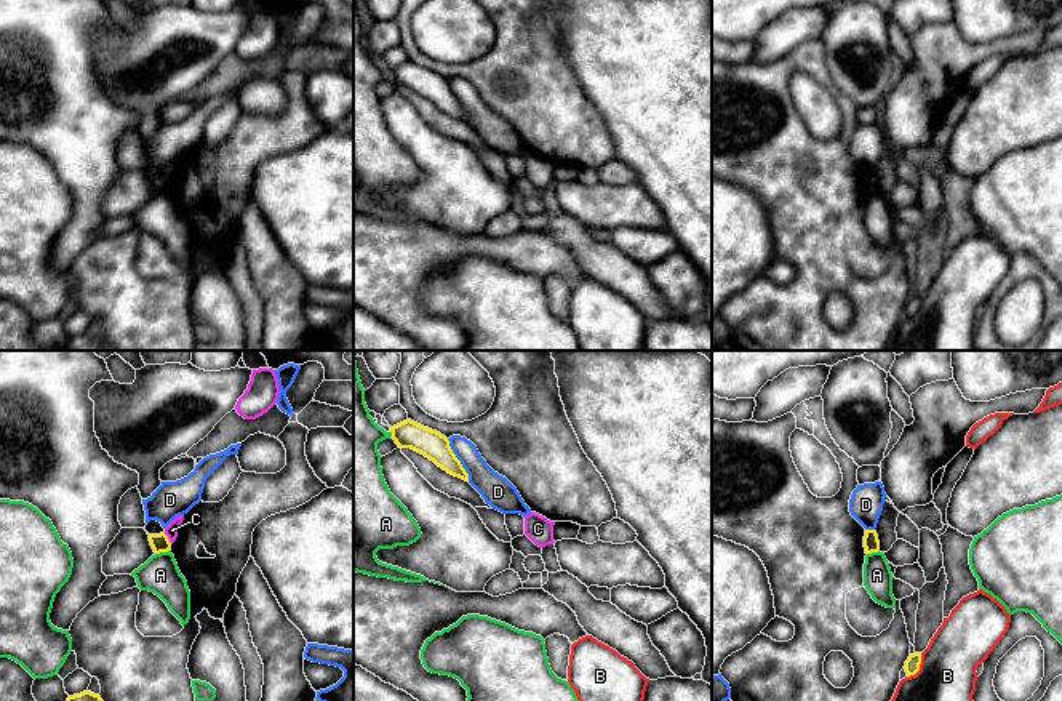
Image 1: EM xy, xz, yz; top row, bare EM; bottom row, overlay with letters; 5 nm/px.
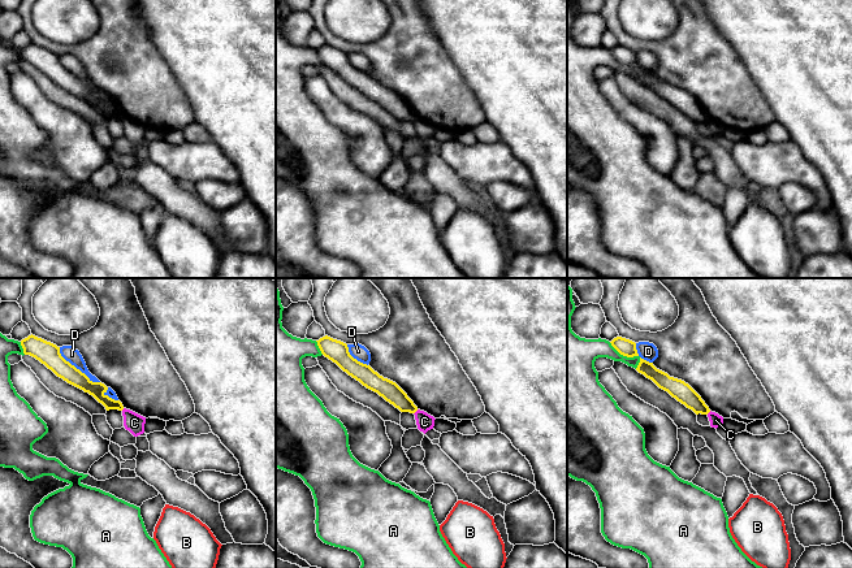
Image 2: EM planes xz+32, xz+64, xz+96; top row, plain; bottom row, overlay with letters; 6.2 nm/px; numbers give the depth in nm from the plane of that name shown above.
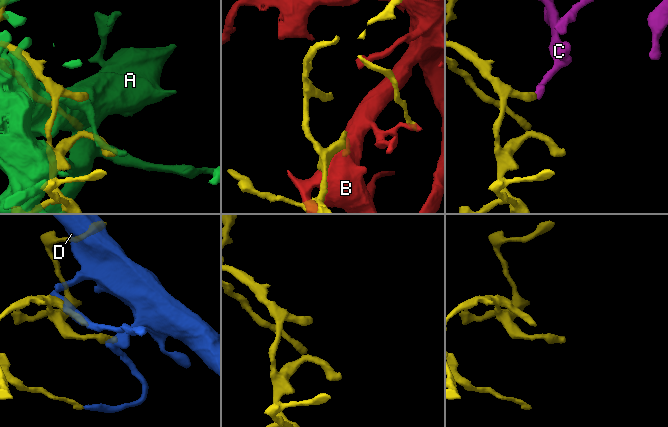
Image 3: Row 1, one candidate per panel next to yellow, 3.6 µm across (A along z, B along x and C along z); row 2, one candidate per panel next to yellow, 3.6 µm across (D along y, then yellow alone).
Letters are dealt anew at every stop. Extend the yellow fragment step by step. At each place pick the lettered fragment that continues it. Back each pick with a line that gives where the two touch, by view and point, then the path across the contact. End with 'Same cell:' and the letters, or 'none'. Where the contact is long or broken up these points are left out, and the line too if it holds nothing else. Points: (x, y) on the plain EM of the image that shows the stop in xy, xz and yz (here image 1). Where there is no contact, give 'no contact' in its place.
Same cell: none

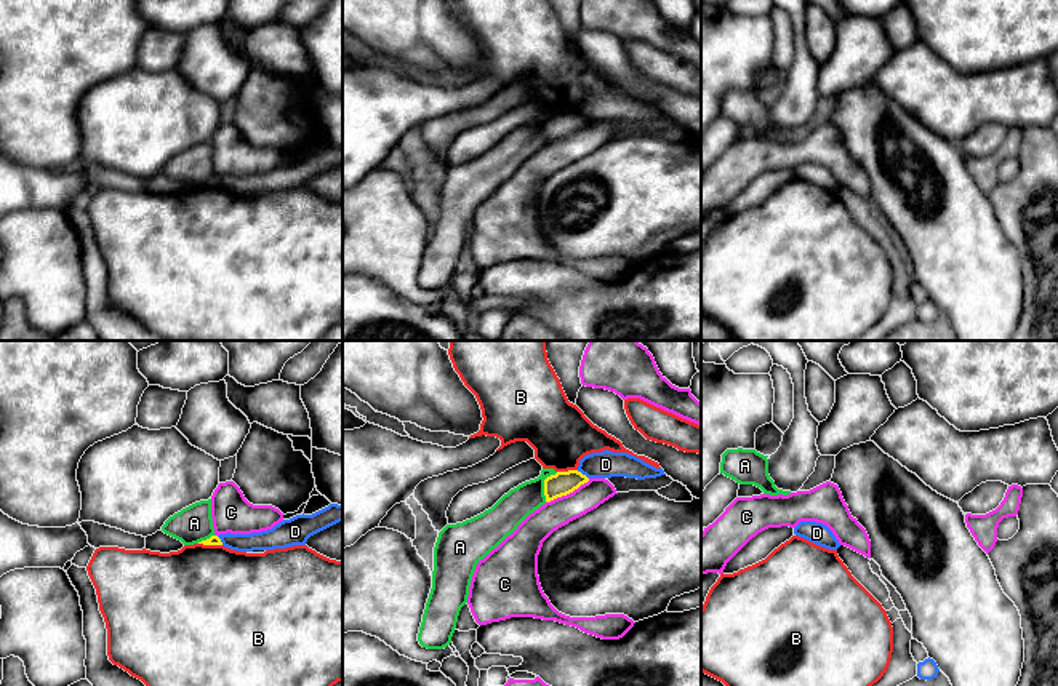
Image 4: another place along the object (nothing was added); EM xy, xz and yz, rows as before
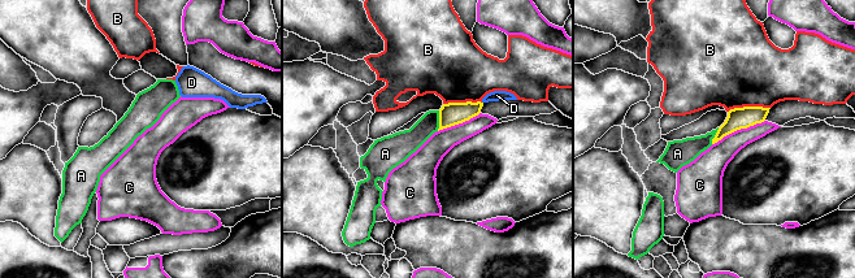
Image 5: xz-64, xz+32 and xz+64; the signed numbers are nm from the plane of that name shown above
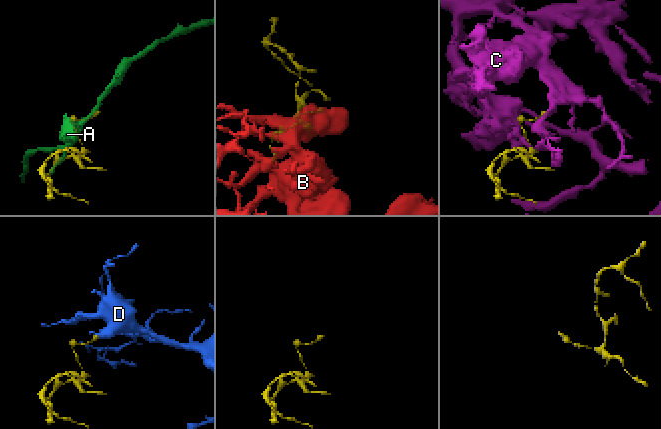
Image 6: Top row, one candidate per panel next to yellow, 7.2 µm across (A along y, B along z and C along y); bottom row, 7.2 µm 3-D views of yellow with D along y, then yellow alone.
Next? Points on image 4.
Same cell: none

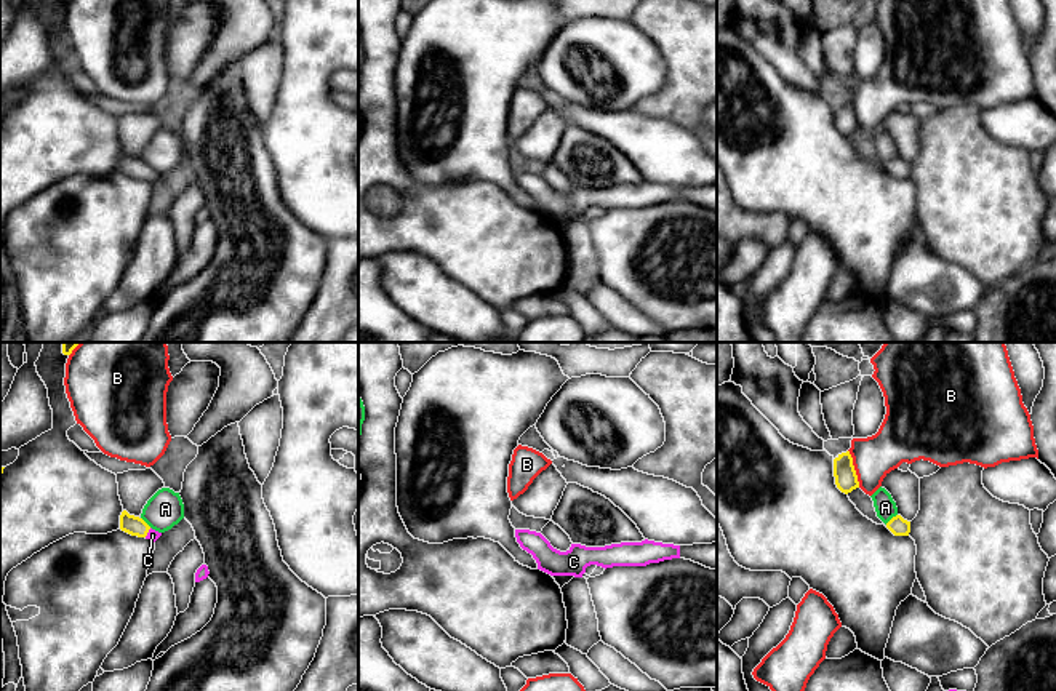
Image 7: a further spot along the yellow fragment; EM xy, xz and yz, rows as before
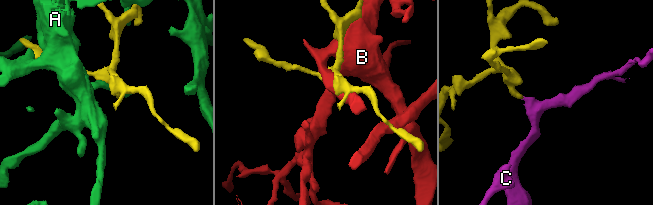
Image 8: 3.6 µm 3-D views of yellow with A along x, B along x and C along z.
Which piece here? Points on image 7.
C: contact xy (148, 173); way xy (133, 167), (148, 173), (152, 176)
Same cell: C

